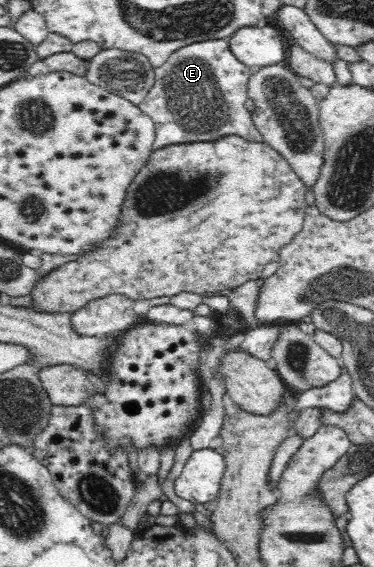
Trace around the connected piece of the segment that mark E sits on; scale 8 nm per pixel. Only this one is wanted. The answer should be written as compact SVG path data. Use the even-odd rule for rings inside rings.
M210 39L176 50L160 67L154 68L154 85L137 107L155 123L153 149L179 143L216 141L227 135L237 135L244 139L263 141L256 129L251 113L246 109L247 83L252 69L244 65L229 49L228 39Z

